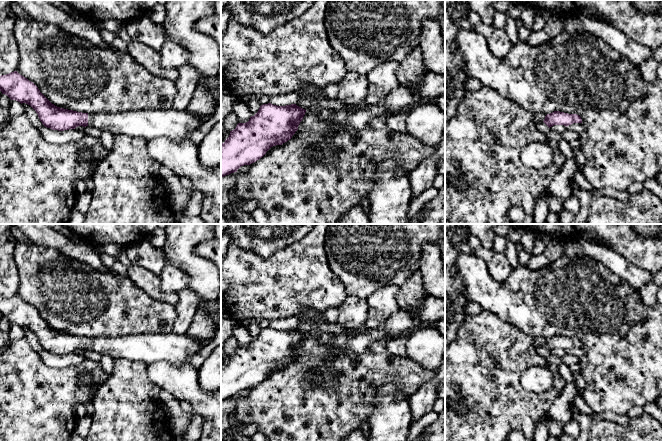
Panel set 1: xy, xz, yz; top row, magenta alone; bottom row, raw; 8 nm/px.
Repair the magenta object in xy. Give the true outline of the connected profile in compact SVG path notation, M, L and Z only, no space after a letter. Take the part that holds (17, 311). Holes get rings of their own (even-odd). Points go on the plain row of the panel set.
M17 295L0 300L0 315L11 324L30 329L45 351L58 355L91 350L113 359L140 361L147 366L159 361L180 365L189 363L189 358L204 345L187 333L82 337L60 332L52 328L33 306Z

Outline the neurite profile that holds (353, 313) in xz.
M347 296L339 307L337 323L342 327L354 329L365 325L368 318L367 299Z

